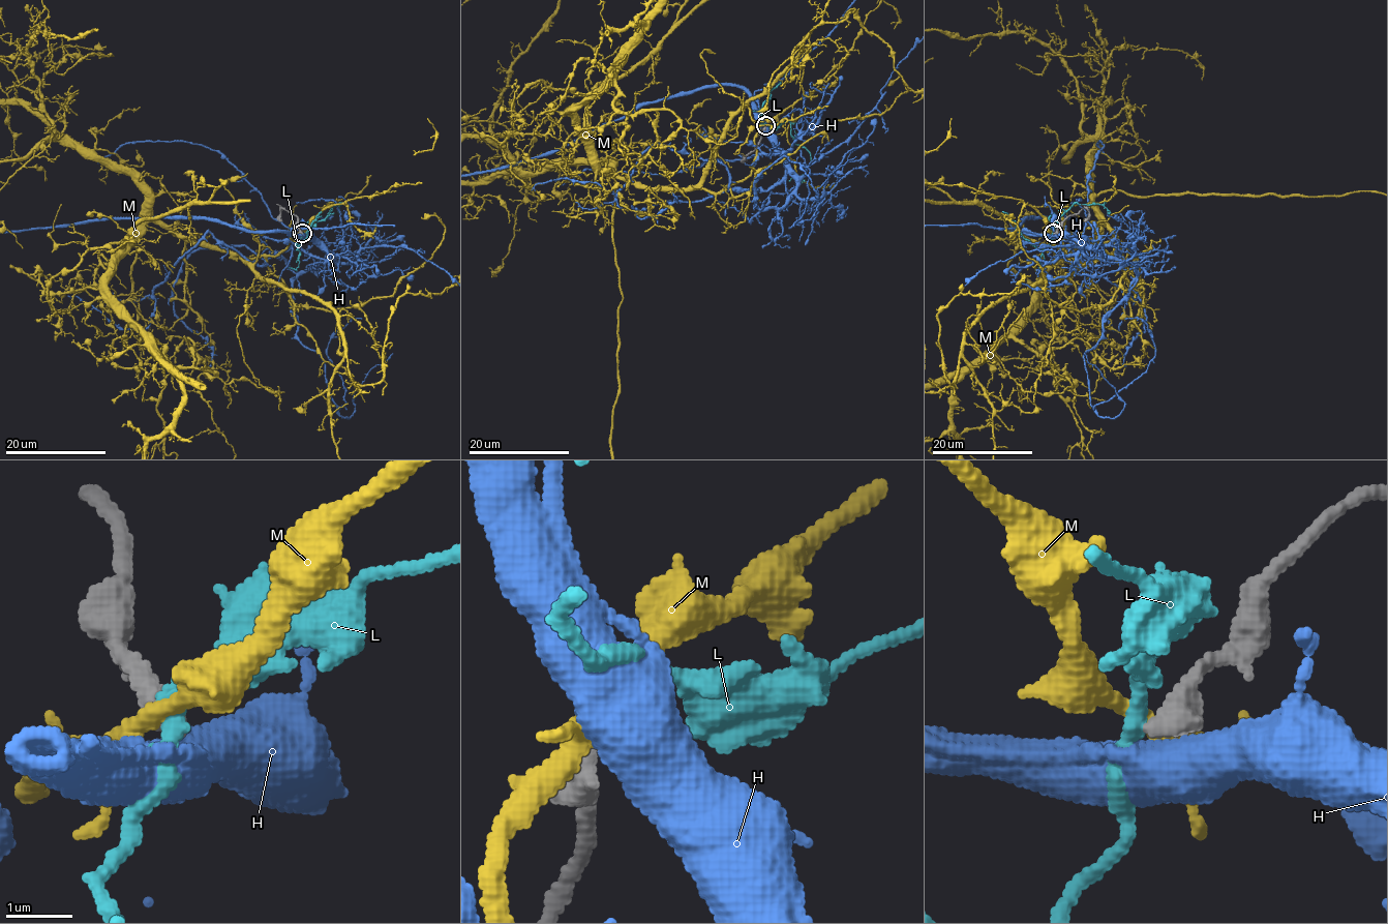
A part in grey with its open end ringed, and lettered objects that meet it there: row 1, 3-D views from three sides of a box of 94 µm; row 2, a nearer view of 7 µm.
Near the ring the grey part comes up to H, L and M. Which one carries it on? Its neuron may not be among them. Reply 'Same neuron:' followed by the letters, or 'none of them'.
Same neuron: none of them

